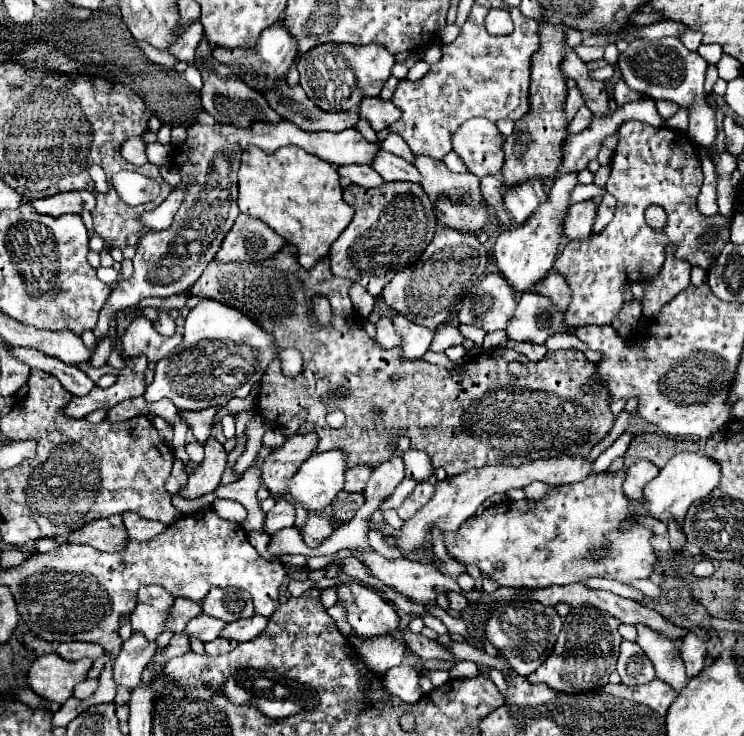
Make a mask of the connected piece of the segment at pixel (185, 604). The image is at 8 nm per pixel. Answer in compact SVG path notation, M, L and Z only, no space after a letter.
M177 597L173 609L171 609L169 617L167 617L167 629L173 631L173 633L181 633L181 631L185 629L185 625L187 625L193 617L197 617L197 615L201 615L201 613L203 613L201 603L191 601L191 599L187 599L187 597Z

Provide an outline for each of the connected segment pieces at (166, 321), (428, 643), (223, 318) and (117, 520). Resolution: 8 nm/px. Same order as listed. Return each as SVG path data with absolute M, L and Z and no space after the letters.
M159 307L157 311L159 311L159 319L157 319L157 321L153 321L155 331L157 331L157 333L167 333L167 335L173 335L173 333L175 333L175 321L171 319L169 309Z
M409 629L401 631L403 639L405 639L405 645L415 653L419 655L421 659L441 659L441 661L447 661L447 663L455 663L455 657L451 655L451 651L447 651L443 645L439 645L437 641L431 641L431 639L425 639L421 633L411 633Z
M201 299L197 307L185 319L183 343L175 353L161 359L155 365L155 379L145 391L147 401L159 401L161 397L171 399L181 411L199 411L215 405L227 405L231 397L247 397L251 387L261 381L261 375L269 367L273 359L279 357L279 347L269 331L265 331L259 323L253 323L251 317L243 315L239 309L217 303L213 299Z
M111 515L105 519L97 519L93 523L87 523L85 527L73 531L67 541L69 543L81 543L89 545L99 551L119 551L125 547L127 539L127 529L123 525L121 515Z

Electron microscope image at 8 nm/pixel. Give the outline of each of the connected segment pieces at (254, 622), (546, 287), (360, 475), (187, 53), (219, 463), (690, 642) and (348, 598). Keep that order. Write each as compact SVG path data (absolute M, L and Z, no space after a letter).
M253 615L249 619L239 619L237 623L229 623L225 627L225 631L221 633L221 637L225 639L235 639L235 641L251 641L255 639L265 627L267 627L269 619L267 617L259 617L259 615Z
M551 271L549 279L545 279L545 283L541 283L541 287L537 287L537 293L549 297L553 303L557 303L559 309L567 309L571 303L571 289L567 285L567 281L557 275L555 271Z
M367 465L351 467L345 477L345 491L349 491L349 493L365 491L365 485L367 485L371 473L373 473L373 467L367 467Z
M195 21L185 33L179 35L175 47L169 49L169 53L177 57L179 61L187 61L189 65L193 65L193 53L195 53L197 43L201 41L201 35L203 35L203 27L199 21Z
M215 439L205 441L205 459L189 473L187 487L179 493L181 497L195 499L205 493L213 493L221 481L221 475L227 465L227 453L223 445Z
M687 633L683 637L683 643L679 647L679 655L685 663L687 669L687 677L697 675L703 667L705 667L705 659L707 659L707 647L705 643L695 635L695 633Z
M347 581L337 587L337 595L337 603L347 609L347 621L355 635L377 637L399 629L395 609L375 589L357 581Z

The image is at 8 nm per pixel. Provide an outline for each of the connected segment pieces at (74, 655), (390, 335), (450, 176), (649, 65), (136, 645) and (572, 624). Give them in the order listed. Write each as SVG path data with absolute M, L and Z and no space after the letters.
M69 641L69 643L59 643L57 653L59 653L63 659L77 661L77 659L81 659L81 657L91 657L91 659L97 659L97 657L101 657L105 651L103 651L103 647L101 647L99 643Z
M381 317L375 327L377 327L377 343L381 347L391 349L391 347L399 347L401 345L401 337L397 335L397 331L393 327L391 317Z
M415 155L413 165L421 173L421 185L433 203L441 193L449 195L451 199L461 199L461 195L465 195L465 199L481 199L479 179L473 173L453 173L443 161L425 155Z
M661 37L661 39L633 39L623 53L619 53L617 67L623 75L623 81L637 93L651 97L653 101L673 101L683 109L689 109L689 137L699 145L711 149L717 123L715 111L707 105L703 81L707 71L707 61L697 51L687 51L685 45L677 37Z
M133 633L113 663L113 679L117 685L125 685L127 689L135 689L139 685L139 677L143 667L157 653L157 643L147 641L143 633Z
M591 605L573 607L569 615L563 619L563 629L557 637L553 653L535 673L529 675L529 681L547 683L557 691L579 691L579 693L607 685L609 675L615 671L619 645L623 641L623 637L619 637L617 631L619 625L621 621L617 617L611 617L609 613L597 607Z

